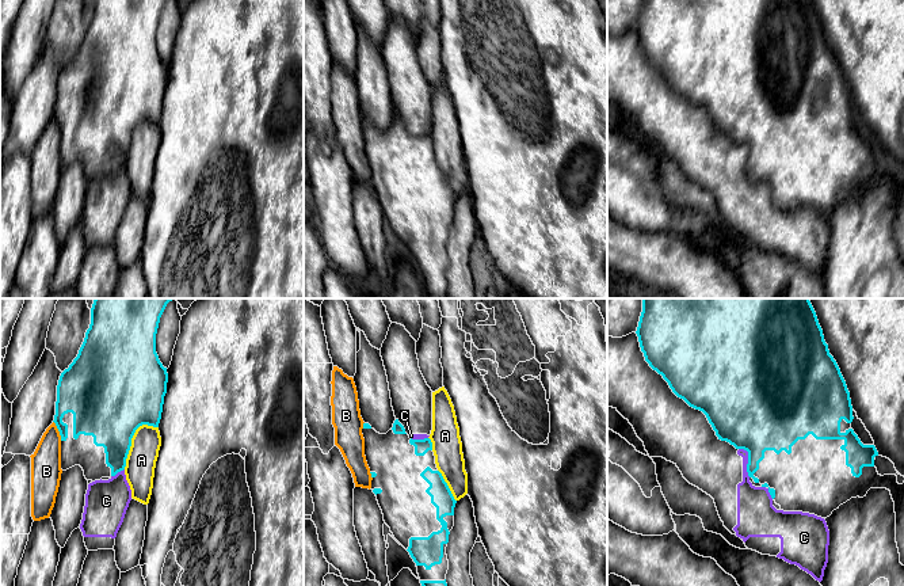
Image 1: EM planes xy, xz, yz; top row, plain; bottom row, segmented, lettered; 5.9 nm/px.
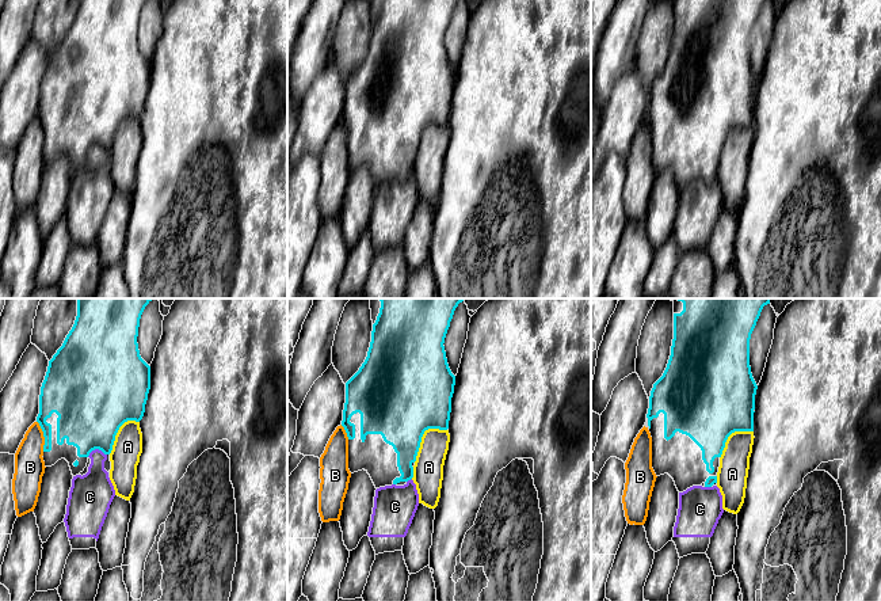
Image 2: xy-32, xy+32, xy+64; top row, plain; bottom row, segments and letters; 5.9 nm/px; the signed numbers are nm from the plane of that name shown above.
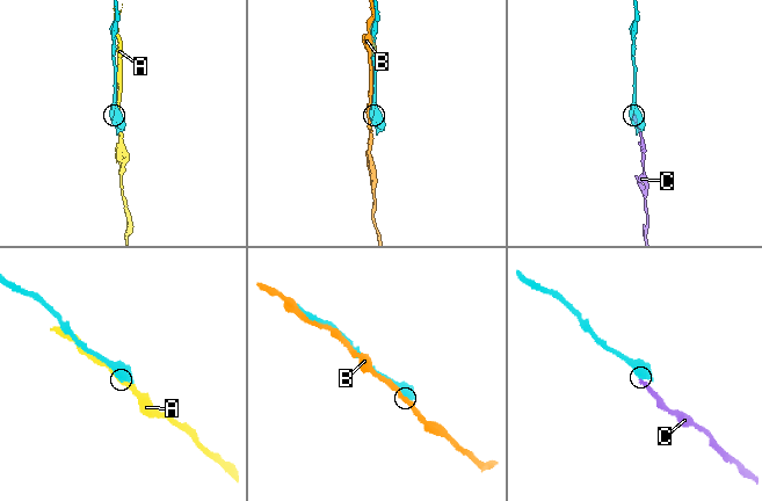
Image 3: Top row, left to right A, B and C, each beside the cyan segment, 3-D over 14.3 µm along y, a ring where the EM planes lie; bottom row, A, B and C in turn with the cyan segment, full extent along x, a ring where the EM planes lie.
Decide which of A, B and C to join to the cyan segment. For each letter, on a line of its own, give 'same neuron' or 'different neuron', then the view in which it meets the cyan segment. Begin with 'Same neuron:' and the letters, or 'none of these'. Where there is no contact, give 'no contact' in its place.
Same neuron: none of these
A: different neuron | xy
B: different neuron | xy
C: different neuron | yz

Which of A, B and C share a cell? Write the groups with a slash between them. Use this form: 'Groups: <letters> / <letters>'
Groups: A / B / C

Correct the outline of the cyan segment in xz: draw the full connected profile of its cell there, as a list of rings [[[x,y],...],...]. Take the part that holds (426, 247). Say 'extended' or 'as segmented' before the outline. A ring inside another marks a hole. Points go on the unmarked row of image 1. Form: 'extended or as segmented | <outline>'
extended | [[[398,115],[386,130],[363,119],[362,130],[385,220],[416,259],[428,298],[447,298],[446,243],[457,197],[436,164],[431,136],[412,136]]]

